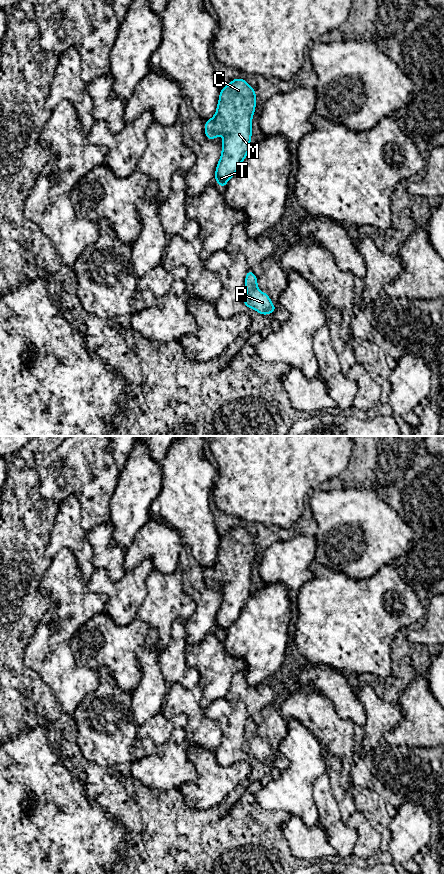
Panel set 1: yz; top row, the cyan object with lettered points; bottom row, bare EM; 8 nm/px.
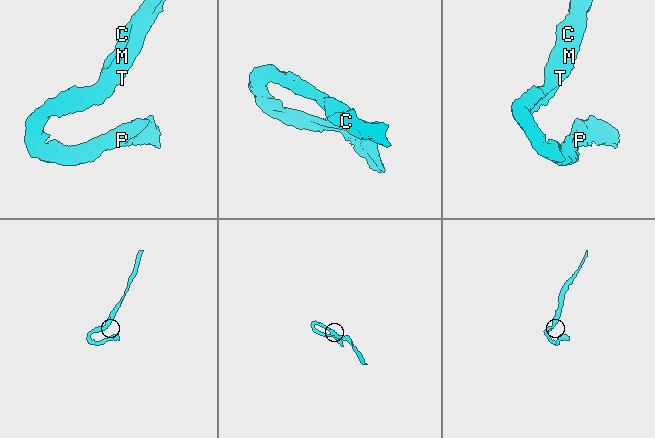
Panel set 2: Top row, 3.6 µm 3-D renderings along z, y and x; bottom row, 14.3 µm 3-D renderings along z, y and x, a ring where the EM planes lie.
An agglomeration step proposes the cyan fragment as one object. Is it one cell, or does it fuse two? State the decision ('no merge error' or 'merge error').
no merge error

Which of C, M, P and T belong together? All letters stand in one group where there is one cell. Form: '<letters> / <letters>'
C M P T

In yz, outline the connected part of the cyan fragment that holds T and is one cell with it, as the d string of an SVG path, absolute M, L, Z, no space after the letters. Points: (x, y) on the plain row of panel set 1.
M235 526L220 537L216 561L205 570L204 578L208 588L223 584L221 604L214 627L222 636L240 617L251 597L255 556L254 536L243 526Z

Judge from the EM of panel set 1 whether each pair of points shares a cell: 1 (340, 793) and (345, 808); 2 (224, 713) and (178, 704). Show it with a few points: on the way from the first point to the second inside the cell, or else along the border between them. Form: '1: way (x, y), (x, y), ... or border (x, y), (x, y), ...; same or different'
1: way (344, 797), (345, 804); same
2: border (204, 711), (221, 728); different

